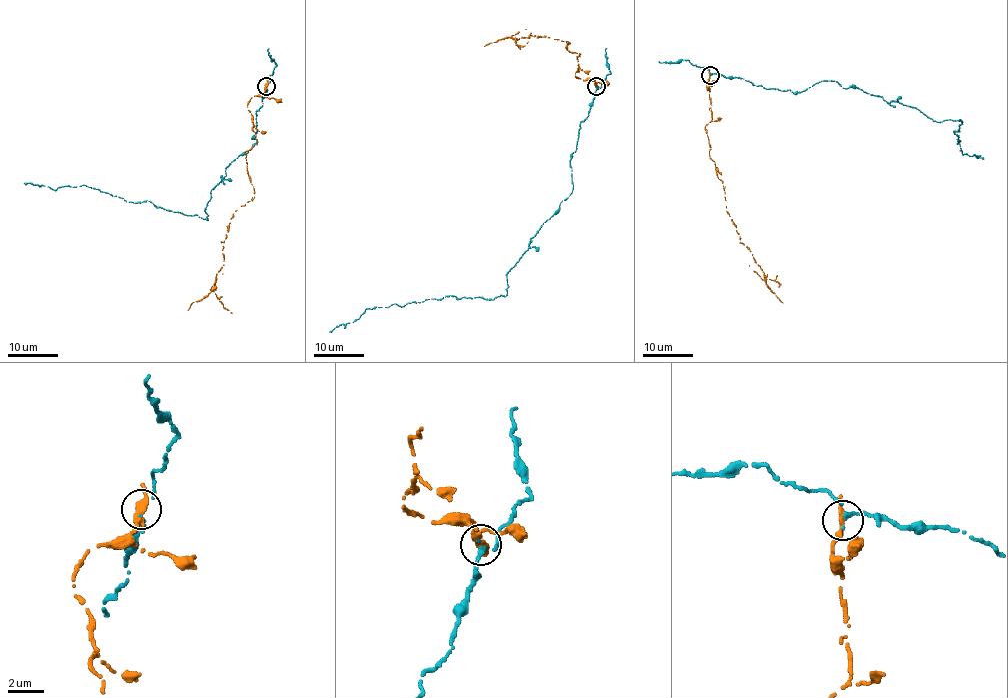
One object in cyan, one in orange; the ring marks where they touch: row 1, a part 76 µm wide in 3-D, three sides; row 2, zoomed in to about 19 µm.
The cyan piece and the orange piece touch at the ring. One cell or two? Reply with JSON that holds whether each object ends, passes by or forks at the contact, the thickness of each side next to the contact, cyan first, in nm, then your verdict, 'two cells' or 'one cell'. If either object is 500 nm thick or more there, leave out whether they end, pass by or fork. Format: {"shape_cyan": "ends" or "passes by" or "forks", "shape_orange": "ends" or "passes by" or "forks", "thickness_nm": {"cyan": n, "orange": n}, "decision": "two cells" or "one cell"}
{"shape_cyan": "passes by", "shape_orange": "passes by", "thickness_nm": {"cyan": 200, "orange": 320}, "decision": "two cells"}

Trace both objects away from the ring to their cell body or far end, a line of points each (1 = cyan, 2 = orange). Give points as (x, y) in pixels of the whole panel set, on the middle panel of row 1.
1: (597, 86), (573, 152), (573, 190), (507, 274), (506, 295), (493, 300), (452, 296), (365, 309), (331, 332)
2: (597, 86), (575, 77), (580, 53), (566, 49), (570, 41), (531, 33), (514, 39), (520, 46), (528, 41)

